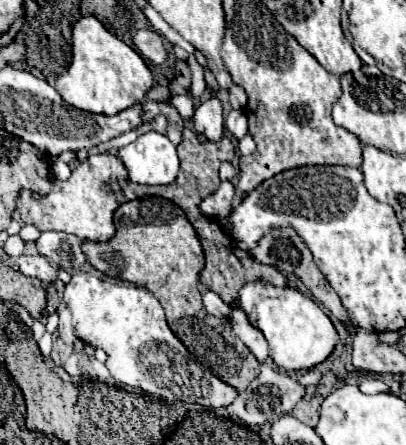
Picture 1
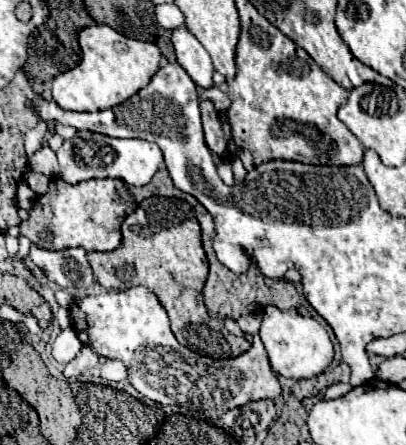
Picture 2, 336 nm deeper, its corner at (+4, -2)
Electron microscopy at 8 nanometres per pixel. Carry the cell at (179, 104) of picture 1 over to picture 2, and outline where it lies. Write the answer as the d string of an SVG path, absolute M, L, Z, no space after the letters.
M216 85L210 87L210 89L200 91L200 97L202 97L202 99L210 99L210 101L216 105L216 109L218 109L220 113L224 113L224 111L230 107L230 99L228 99L228 95L222 93Z

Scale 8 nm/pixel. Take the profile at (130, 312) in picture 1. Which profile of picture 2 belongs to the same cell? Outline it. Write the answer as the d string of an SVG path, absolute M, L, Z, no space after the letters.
M146 287L106 291L96 297L76 299L70 315L80 341L102 357L124 361L130 385L156 403L182 405L190 411L206 413L208 419L218 419L228 409L242 407L248 401L276 399L280 395L280 383L268 363L258 333L250 349L242 355L222 361L206 357L204 363L202 355L176 341L162 303Z

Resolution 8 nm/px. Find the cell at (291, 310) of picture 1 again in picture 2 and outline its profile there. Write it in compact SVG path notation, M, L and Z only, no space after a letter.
M266 307L262 313L260 337L268 351L272 369L282 377L312 379L320 375L334 357L328 331L316 319L302 317L298 311L280 311L276 307Z

